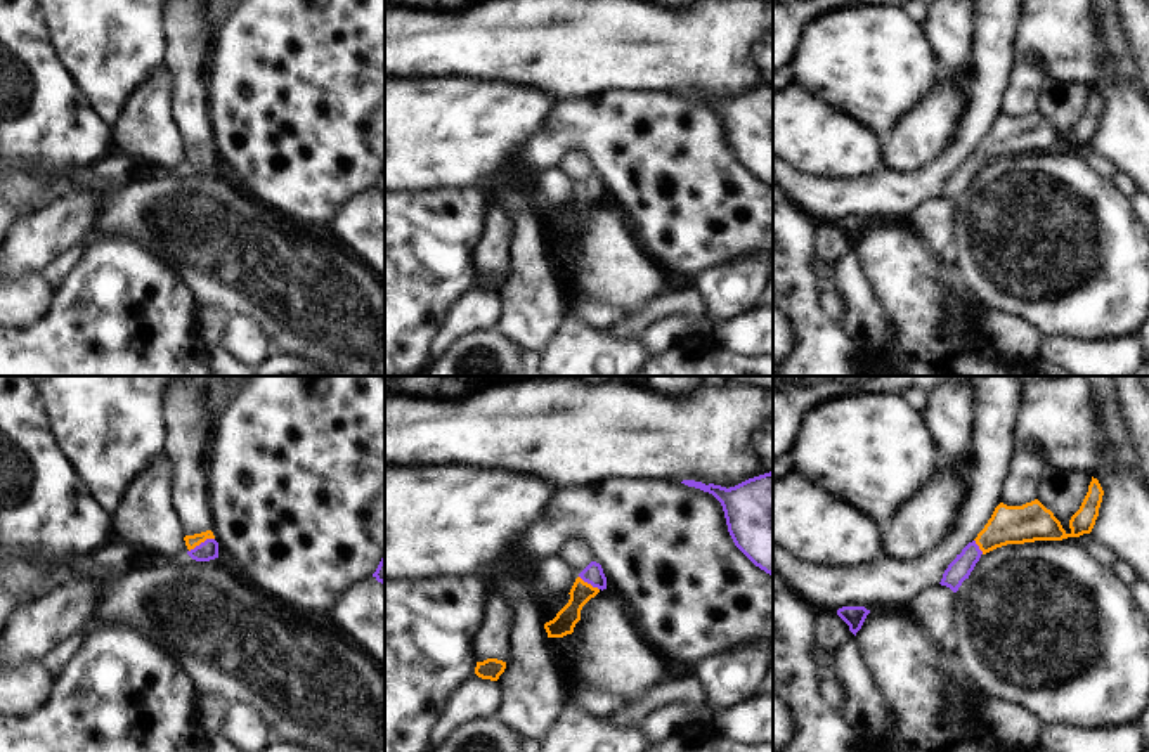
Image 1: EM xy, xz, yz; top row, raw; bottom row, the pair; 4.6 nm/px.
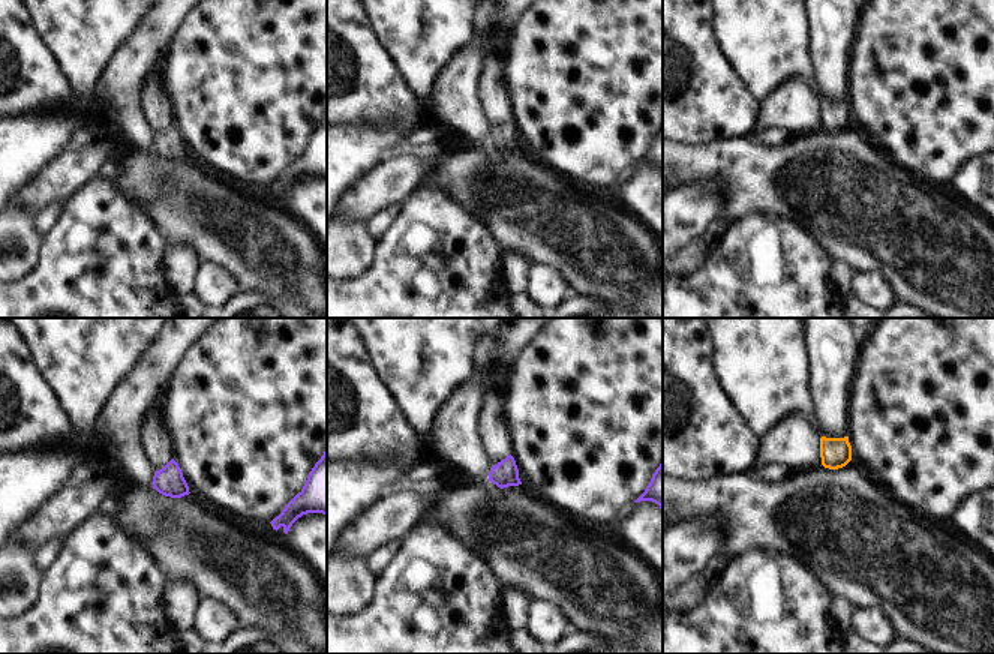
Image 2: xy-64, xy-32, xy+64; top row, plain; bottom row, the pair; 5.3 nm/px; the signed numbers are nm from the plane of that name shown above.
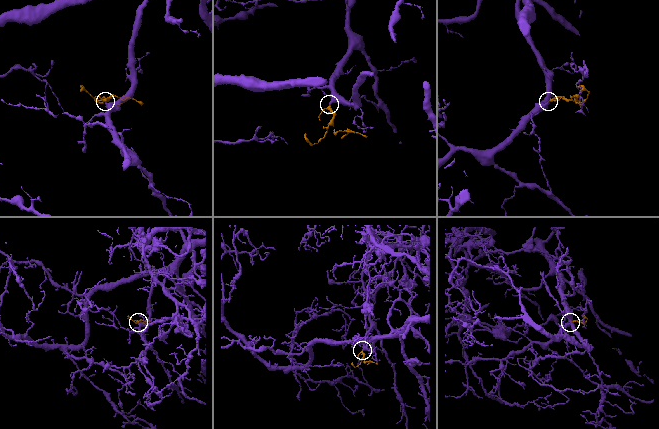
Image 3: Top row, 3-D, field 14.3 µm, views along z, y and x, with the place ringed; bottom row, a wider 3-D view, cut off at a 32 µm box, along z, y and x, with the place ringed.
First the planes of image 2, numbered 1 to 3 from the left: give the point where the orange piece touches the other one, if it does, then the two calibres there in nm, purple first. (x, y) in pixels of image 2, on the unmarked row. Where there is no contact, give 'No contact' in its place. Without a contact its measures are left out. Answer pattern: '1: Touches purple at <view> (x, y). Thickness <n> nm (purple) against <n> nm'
1: No contact
2: No contact
3: No contact.

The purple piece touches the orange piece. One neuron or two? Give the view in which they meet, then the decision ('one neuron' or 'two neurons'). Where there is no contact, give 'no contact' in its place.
xy | one neuron

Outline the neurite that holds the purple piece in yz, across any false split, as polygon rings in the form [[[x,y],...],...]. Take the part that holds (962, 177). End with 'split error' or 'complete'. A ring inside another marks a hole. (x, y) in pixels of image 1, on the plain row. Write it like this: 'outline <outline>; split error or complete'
outline [[[1092,88],[1080,121],[1069,132],[1069,146],[1038,111],[1022,118],[1000,114],[977,149],[948,177],[939,196],[957,204],[979,170],[996,159],[1035,152],[1062,152],[1090,146],[1099,128],[1102,107],[1104,102],[1099,92]]]; split error

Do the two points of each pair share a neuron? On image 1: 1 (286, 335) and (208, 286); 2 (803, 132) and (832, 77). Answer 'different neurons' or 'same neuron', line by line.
1: same neuron
2: different neurons

